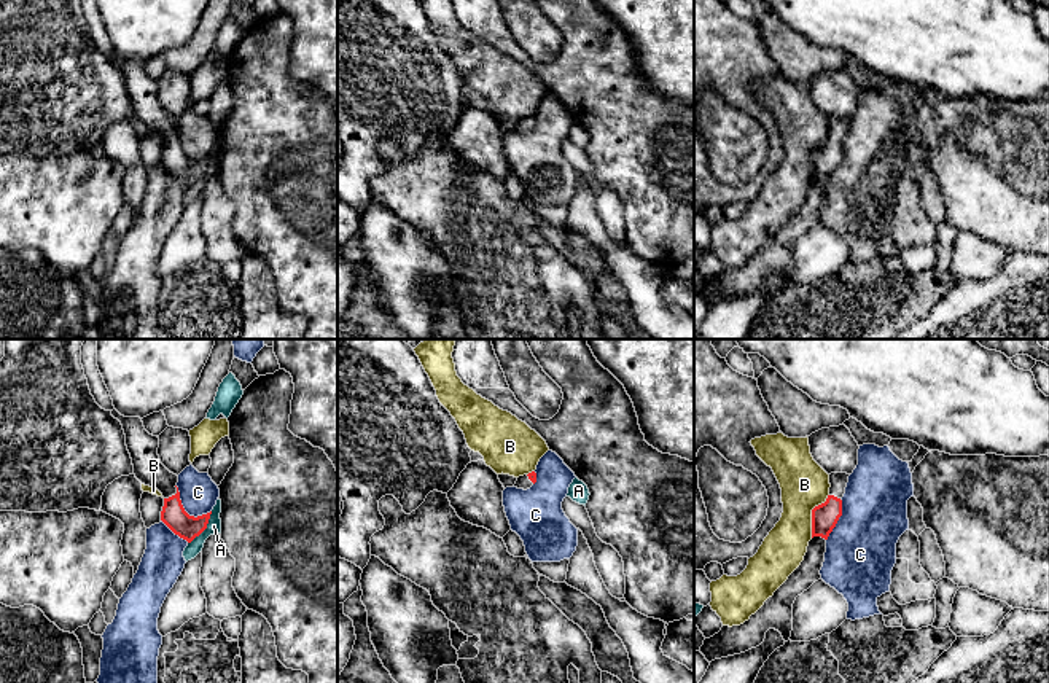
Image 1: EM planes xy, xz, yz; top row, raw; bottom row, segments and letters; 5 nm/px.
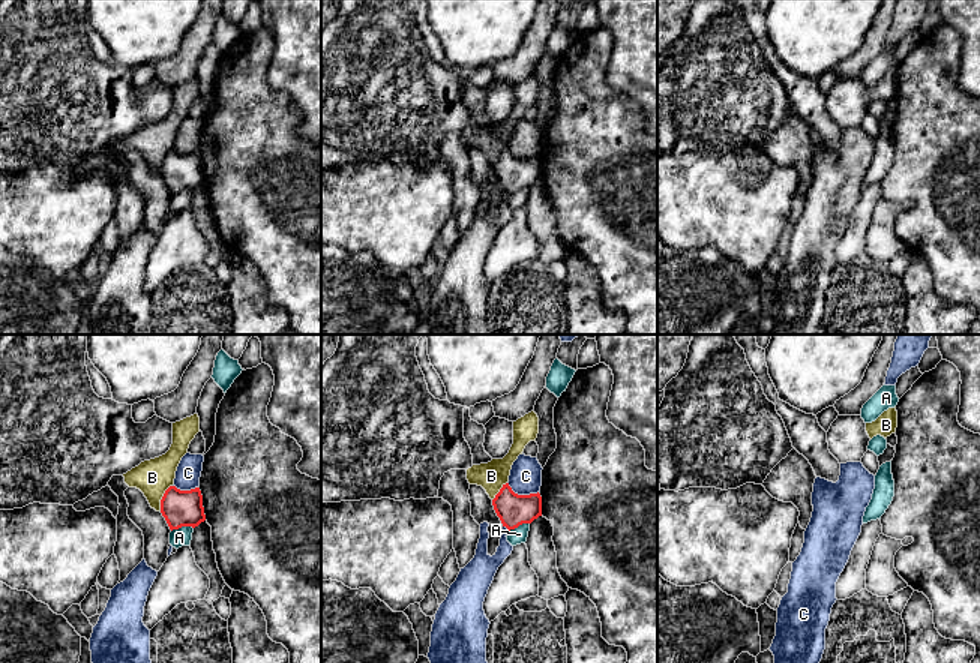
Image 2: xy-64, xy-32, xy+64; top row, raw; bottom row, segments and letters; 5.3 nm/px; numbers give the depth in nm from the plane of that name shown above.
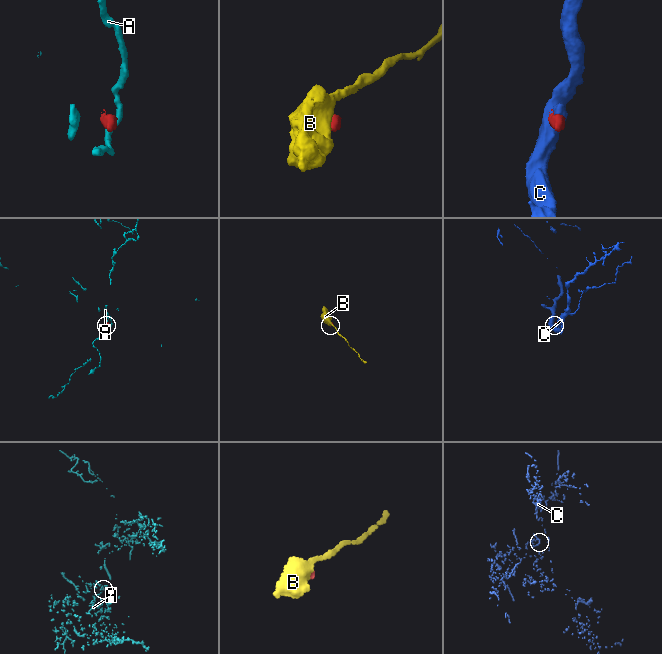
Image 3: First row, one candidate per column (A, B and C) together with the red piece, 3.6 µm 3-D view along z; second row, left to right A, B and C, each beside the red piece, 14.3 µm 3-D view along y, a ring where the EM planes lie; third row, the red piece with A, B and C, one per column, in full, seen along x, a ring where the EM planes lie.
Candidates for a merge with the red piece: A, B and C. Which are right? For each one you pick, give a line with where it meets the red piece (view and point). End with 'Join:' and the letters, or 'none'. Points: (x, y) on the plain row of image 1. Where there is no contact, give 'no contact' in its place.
Join: none

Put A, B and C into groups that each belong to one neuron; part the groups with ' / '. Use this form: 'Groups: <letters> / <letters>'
Groups: A / B / C

